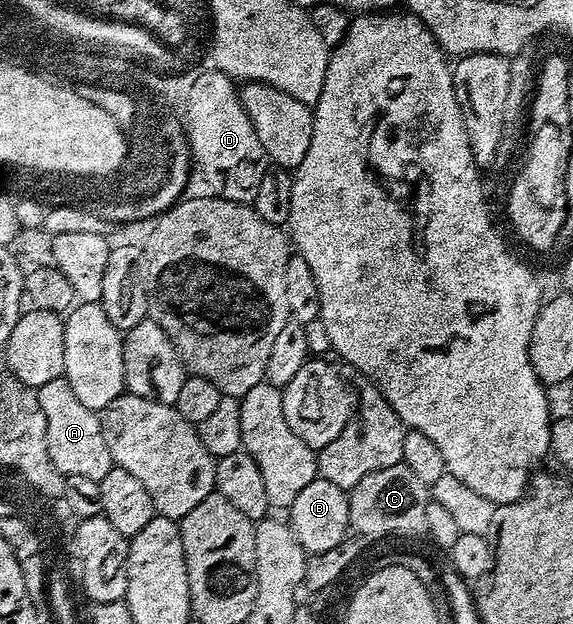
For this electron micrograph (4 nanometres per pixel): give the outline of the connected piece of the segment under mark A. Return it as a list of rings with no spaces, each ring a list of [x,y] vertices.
[[[66,378],[48,381],[37,390],[41,413],[45,413],[49,461],[53,461],[53,465],[57,465],[59,472],[65,476],[89,477],[89,481],[100,483],[113,465],[109,445],[105,445],[102,418],[93,409],[81,405]]]

